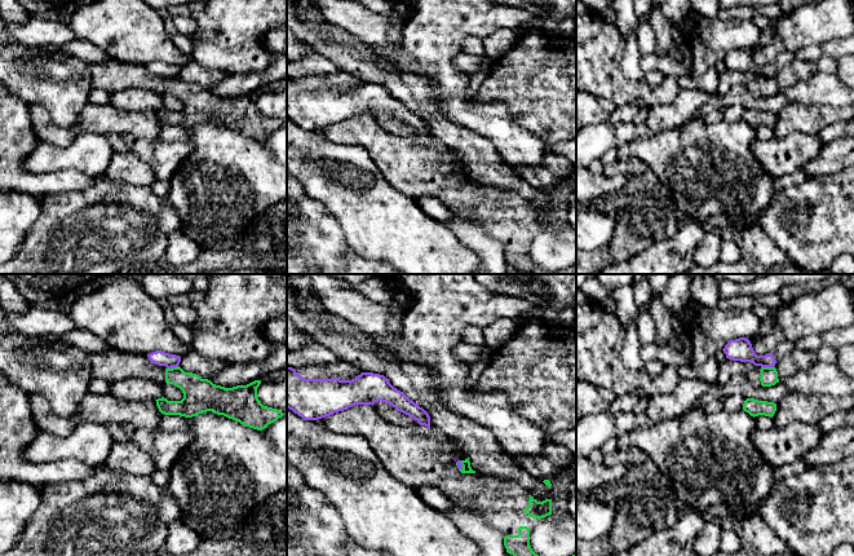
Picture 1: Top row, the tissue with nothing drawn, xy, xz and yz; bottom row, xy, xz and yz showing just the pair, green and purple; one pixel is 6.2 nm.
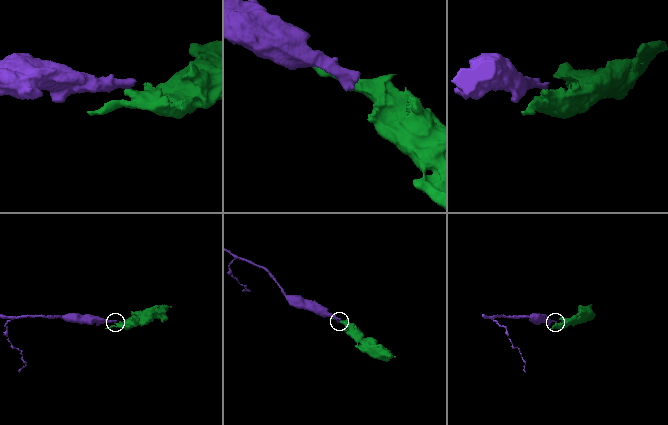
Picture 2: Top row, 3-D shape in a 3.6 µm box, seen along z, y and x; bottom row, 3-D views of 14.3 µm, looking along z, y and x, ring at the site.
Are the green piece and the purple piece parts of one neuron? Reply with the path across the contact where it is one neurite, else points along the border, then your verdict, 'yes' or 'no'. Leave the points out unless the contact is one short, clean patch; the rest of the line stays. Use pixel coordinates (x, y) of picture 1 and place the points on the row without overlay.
border along yz (773, 75), (761, 78); no

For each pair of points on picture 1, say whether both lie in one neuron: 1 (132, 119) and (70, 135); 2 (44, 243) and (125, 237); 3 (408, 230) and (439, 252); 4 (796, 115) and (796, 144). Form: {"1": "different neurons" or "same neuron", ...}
{"1": "same neuron", "2": "same neuron", "3": "same neuron", "4": "different neurons"}

